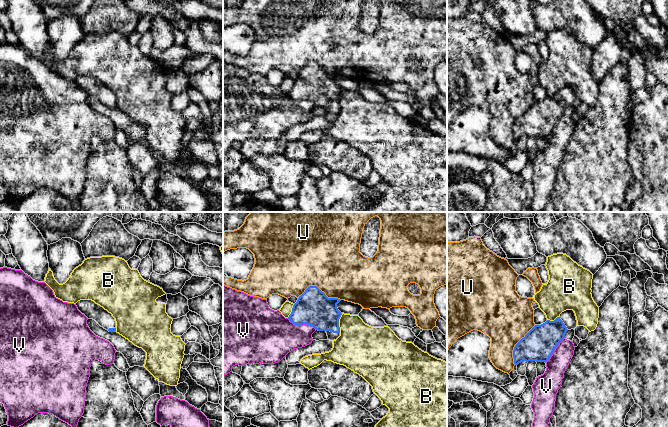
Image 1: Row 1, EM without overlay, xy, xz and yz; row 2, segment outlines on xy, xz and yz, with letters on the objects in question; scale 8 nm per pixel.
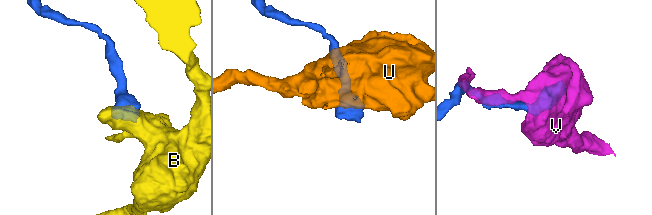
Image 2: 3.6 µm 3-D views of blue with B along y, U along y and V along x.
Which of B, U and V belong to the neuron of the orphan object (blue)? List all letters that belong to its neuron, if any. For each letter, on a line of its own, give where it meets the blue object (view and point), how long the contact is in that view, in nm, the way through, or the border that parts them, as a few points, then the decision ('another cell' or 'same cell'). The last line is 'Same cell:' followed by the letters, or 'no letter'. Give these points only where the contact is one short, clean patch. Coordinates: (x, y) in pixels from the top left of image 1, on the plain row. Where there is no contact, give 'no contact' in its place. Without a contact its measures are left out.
B: meets blue in xz at (338, 99); contact 160 nm long; another cell
U: meets blue in xz at (318, 64); contact 340 nm long; another cell
V: meets blue in xz at (302, 100); contact 260 nm long; another cell
Same cell: no letter

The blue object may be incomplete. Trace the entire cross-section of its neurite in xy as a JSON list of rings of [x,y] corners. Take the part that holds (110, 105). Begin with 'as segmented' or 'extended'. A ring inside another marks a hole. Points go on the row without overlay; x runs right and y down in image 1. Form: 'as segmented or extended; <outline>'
extended; [[[80,76],[76,79],[78,86],[88,95],[95,96],[101,103],[109,108],[116,107],[115,94],[100,81],[92,76]]]

